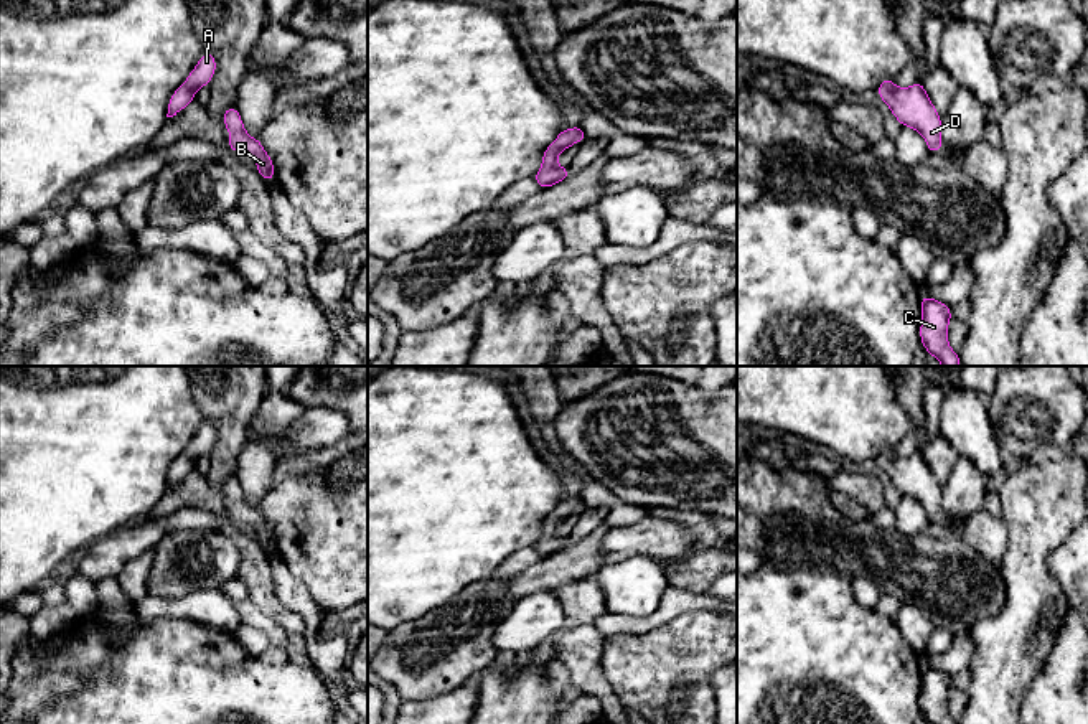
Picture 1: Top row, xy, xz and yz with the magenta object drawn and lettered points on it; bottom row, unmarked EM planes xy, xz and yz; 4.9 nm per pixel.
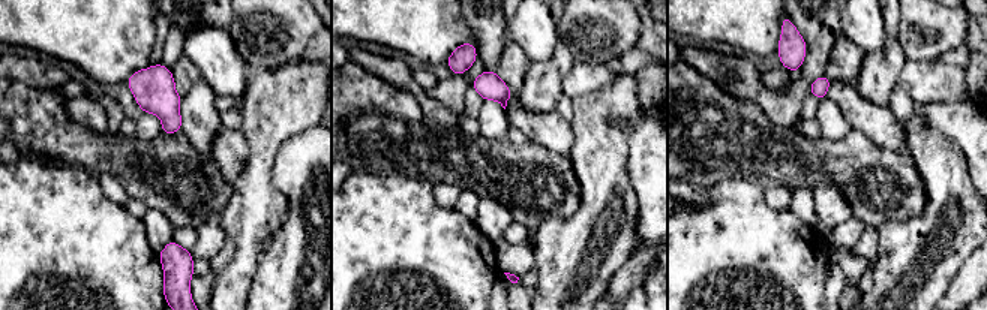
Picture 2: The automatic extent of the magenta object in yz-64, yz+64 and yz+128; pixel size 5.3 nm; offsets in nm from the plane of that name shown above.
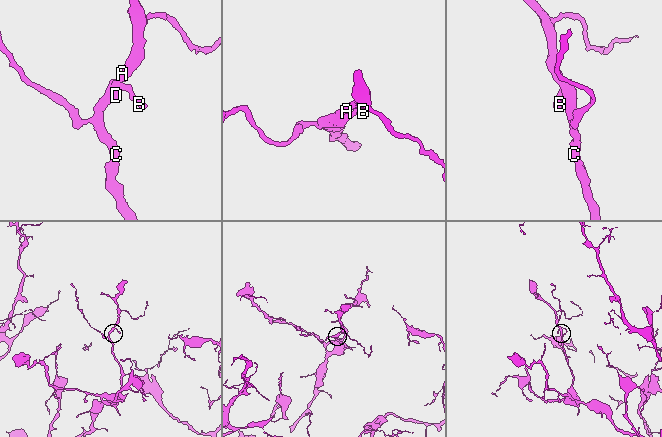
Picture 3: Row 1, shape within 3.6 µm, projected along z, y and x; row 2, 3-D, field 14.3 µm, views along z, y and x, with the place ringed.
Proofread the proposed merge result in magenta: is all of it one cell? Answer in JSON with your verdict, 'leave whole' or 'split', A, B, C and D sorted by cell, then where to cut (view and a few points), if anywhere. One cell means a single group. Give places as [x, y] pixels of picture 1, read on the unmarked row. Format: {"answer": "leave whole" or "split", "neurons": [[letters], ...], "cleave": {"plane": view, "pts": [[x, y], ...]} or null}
{"answer": "leave whole", "neurons": [["A", "B", "C", "D"]], "cleave": null}

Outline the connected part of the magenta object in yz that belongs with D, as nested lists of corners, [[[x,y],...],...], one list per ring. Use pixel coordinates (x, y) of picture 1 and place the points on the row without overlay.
[[[885,447],[875,462],[902,496],[912,496],[925,508],[930,523],[943,519],[941,485],[935,480],[922,450],[910,457],[897,457],[893,449]]]

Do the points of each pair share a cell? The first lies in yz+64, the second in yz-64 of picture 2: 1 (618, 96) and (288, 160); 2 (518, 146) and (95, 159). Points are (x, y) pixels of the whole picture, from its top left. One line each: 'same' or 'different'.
1: different
2: same

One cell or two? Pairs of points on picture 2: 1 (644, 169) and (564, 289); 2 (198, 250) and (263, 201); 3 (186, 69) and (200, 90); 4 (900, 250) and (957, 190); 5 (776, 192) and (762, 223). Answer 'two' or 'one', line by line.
1: two
2: two
3: two
4: one
5: two

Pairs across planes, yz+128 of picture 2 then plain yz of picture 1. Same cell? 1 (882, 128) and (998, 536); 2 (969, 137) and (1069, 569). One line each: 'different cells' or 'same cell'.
1: same cell
2: same cell

